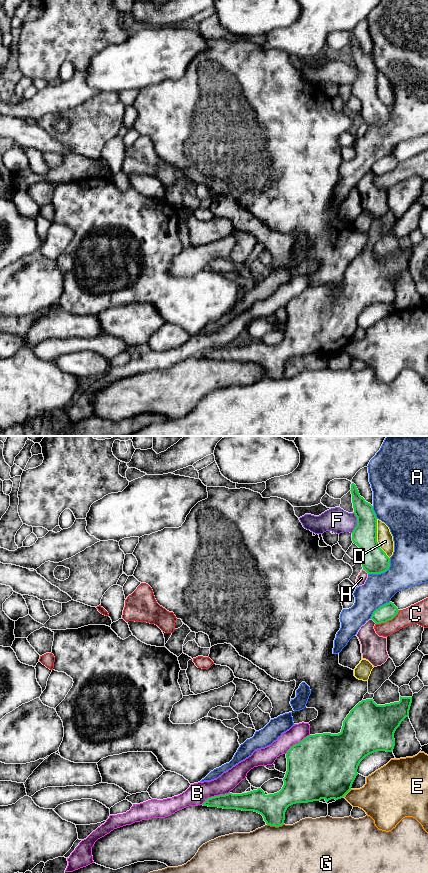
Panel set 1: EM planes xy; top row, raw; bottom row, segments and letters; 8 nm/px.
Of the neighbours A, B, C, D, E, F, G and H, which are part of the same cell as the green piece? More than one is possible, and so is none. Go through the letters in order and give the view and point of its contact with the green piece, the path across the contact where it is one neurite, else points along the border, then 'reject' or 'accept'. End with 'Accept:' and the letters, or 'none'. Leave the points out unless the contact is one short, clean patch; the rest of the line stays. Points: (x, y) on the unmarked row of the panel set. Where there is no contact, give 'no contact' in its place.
A: xy (383, 124) | reject
B: xy (215, 348) | reject
C: xy (388, 172) | reject
D: xy (376, 91) | reject
E: xy (347, 344) | reject
F: xy (357, 74) | along xy (353, 64), (356, 69), (356, 78), (351, 84) | reject
G: xy (275, 378) | reject
H: xy (365, 122) | reject
Accept: none

